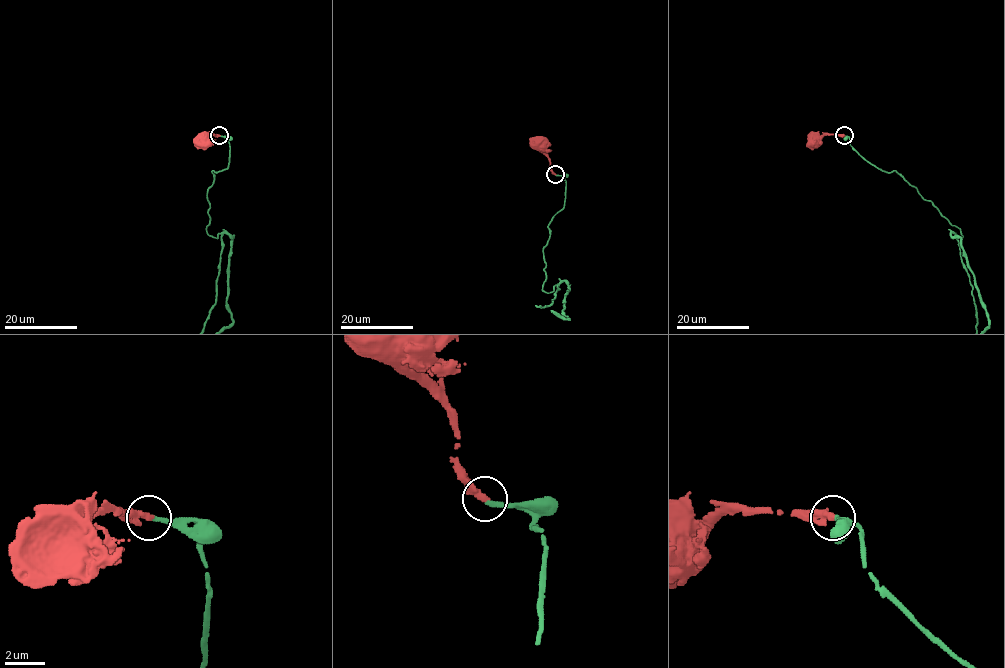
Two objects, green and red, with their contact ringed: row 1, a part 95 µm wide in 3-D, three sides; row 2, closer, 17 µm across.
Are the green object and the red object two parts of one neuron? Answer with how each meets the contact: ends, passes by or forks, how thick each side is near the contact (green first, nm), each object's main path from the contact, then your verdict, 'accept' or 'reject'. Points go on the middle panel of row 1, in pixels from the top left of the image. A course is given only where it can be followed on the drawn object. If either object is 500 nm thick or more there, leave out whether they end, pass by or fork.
green ends there; red ends there; 240 nm thick on the green side, 360 nm on the other; red runs (555, 174), (550, 167), (550, 159), (534, 144), (536, 141); accept

